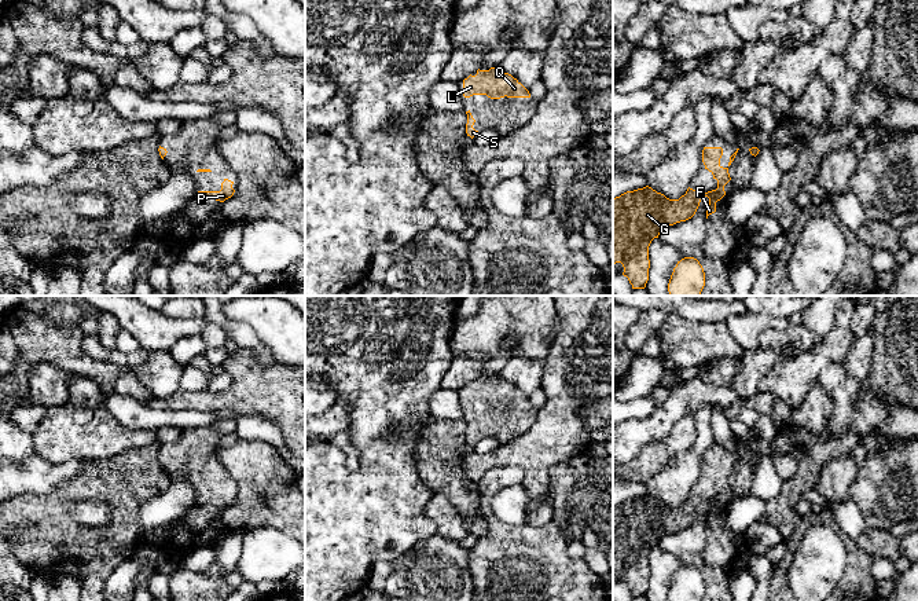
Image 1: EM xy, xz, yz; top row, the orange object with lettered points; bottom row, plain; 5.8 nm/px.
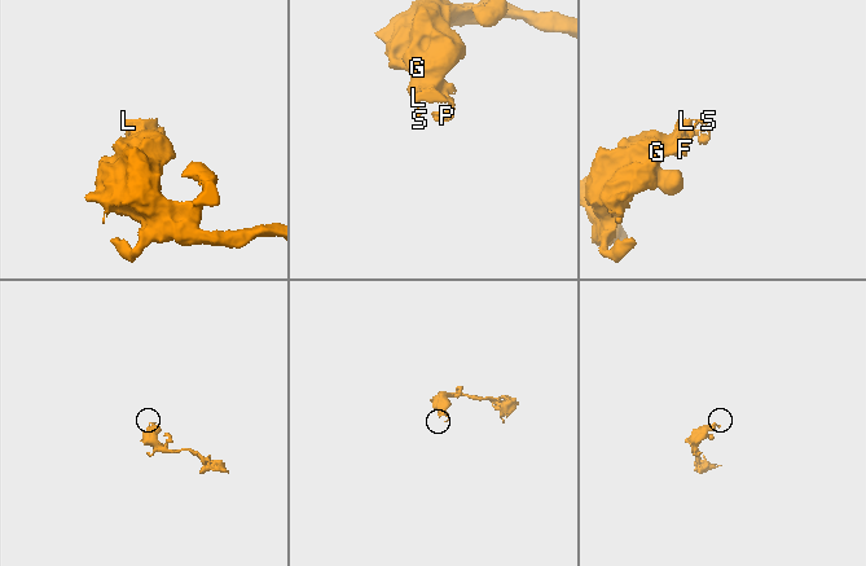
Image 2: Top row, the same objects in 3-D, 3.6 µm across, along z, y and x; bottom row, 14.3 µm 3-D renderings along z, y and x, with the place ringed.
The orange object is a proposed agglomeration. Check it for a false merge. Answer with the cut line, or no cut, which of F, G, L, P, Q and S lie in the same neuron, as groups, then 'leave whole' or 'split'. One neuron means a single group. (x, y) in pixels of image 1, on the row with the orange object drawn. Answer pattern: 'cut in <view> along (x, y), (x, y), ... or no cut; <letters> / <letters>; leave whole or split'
no cut; F G L P Q S; leave whole

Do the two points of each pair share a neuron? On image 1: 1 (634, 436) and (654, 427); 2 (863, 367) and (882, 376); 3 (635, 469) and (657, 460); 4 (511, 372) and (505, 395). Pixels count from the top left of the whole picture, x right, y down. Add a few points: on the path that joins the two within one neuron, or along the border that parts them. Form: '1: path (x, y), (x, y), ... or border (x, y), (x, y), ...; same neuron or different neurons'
1: path (639, 432), (649, 429); same neuron
2: border (874, 340), (871, 372), (863, 383); different neurons
3: path (641, 468), (652, 460); same neuron
4: border (495, 374), (510, 381), (527, 398); different neurons

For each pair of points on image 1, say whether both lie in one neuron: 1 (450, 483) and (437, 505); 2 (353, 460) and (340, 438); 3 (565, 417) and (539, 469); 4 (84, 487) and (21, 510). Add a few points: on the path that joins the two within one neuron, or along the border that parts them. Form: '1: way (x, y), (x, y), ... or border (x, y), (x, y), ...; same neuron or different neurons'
1: border (434, 494), (444, 494), (465, 517); different neurons
2: way (352, 454), (344, 443); same neuron
3: way (558, 429), (539, 451), (539, 457); same neuron
4: way (69, 493), (50, 510), (36, 510); same neuron

